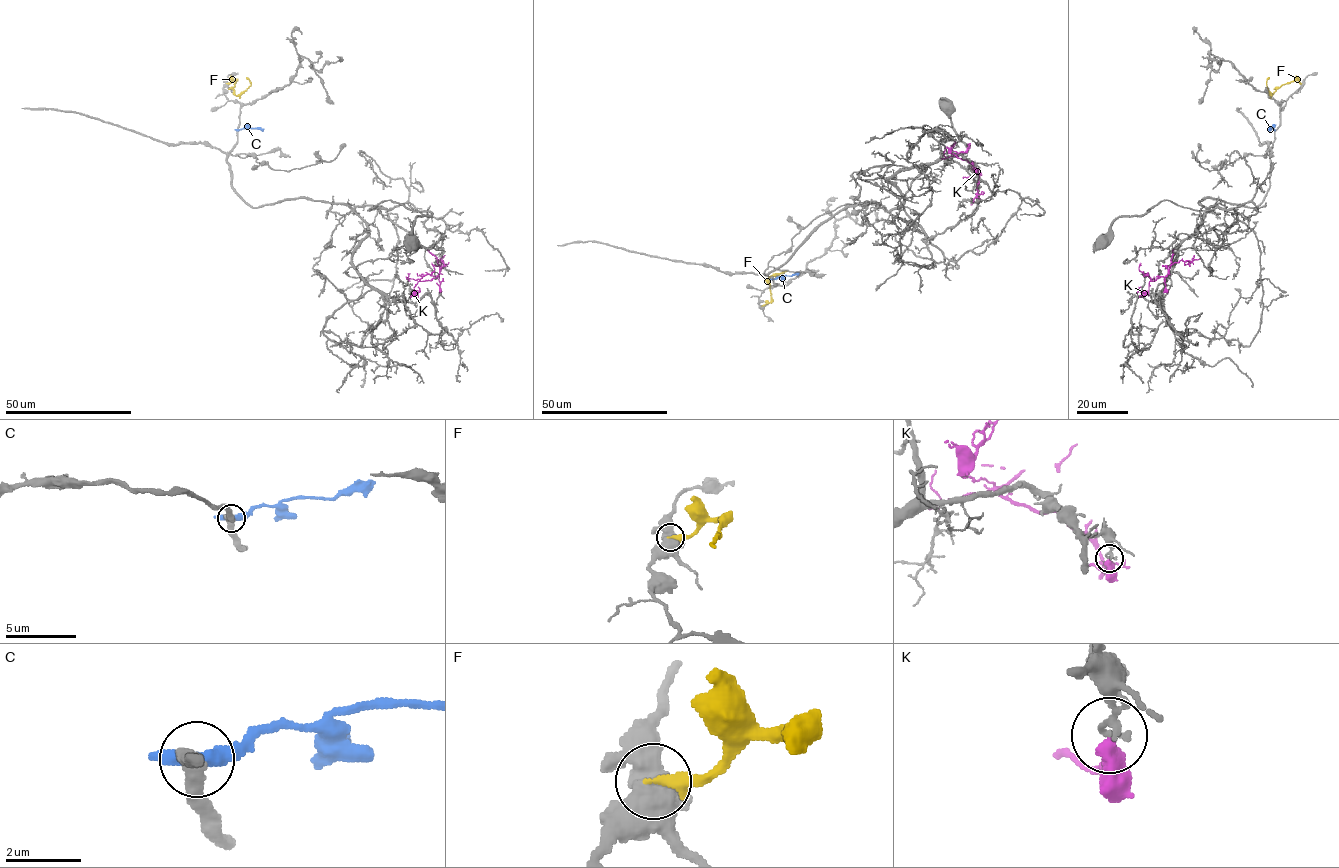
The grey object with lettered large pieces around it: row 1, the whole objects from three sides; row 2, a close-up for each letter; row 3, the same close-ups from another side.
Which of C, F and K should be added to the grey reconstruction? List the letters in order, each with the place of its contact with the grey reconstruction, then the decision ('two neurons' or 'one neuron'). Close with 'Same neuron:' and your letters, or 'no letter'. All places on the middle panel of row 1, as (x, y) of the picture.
C: meets grey at (773, 279); two neurons
F: meets grey at (762, 305); two neurons
K: meets grey at (975, 168); two neurons
Same neuron: no letter

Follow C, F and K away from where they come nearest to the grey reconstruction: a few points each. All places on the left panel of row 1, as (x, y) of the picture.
C: (238, 130), (264, 129)
F: (226, 83), (235, 80), (233, 90), (236, 95), (241, 95), (250, 85), (246, 77)
K: (440, 292), (439, 277), (420, 280), (434, 270), (432, 263)

